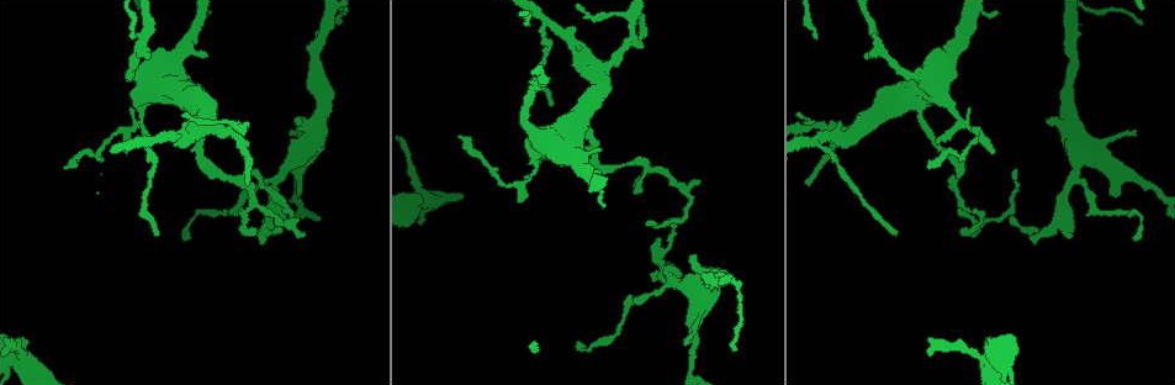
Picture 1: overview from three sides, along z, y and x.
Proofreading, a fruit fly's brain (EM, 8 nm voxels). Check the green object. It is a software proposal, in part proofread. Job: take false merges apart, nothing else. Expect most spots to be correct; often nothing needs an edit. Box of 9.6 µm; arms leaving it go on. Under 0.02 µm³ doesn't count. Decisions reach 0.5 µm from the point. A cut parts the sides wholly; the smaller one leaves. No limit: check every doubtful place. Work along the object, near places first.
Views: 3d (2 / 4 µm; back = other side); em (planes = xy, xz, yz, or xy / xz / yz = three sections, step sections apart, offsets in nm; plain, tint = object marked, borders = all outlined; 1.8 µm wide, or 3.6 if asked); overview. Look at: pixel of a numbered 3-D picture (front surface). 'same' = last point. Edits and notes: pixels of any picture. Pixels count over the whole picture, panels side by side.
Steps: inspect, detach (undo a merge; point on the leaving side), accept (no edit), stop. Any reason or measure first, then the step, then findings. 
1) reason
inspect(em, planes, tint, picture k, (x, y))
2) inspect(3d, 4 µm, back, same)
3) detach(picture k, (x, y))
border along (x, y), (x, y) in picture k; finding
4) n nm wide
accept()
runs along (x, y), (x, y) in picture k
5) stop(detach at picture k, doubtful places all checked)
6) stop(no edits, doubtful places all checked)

inspect(3d, 4 µm, picture 1, (416, 198))

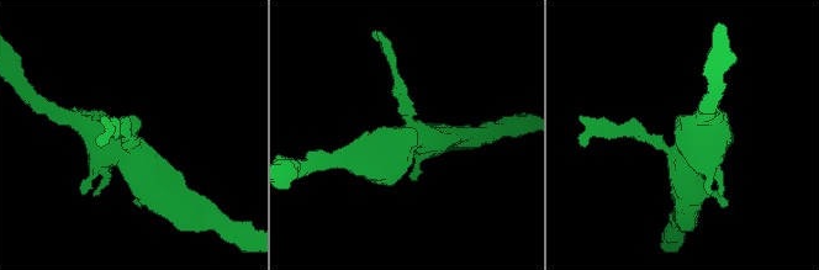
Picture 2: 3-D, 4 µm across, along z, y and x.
inspect(em, 3.6 µm, planes, tint, picture 2, (687, 148))

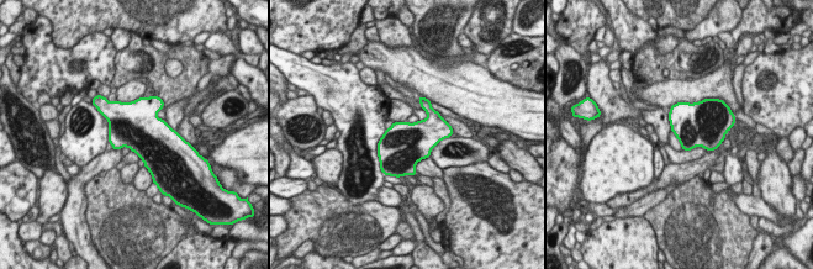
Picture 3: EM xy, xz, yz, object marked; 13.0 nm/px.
accept()
all the same neuron

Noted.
three-way junction
inspect(em, xz, step 8, tint, picture 1, (148, 143))

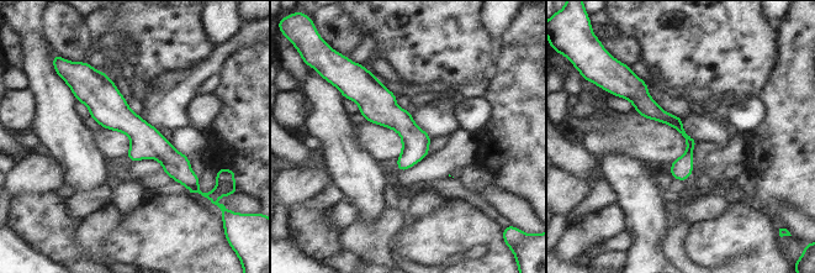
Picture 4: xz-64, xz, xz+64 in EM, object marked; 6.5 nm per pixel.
inspect(em, planes, tint, same)

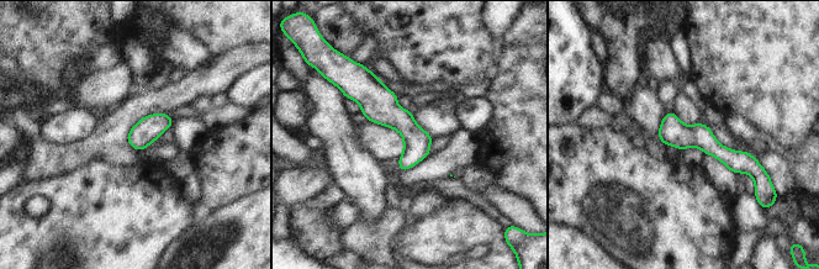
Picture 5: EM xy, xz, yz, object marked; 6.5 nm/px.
accept()
one neuron here

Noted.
four arms meet
inspect(3d, 4 µm, picture 1, (921, 105))

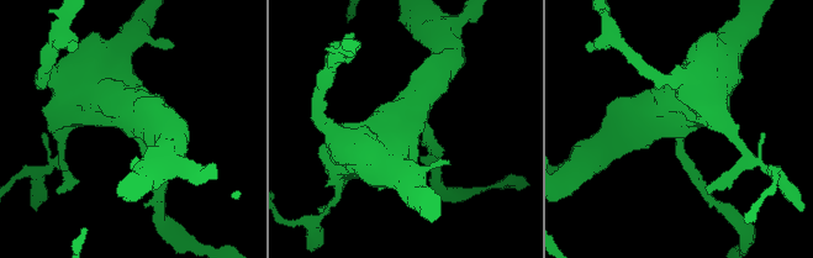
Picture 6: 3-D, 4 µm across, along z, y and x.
4 arms; shape alone is not enough
inspect(em, 3.6 µm, planes, tint, picture 6, (132, 129))

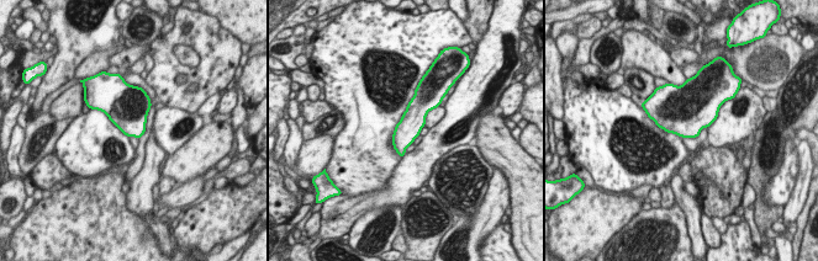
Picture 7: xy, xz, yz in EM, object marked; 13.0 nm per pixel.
accept()
one neuron here

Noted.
thick turns thin
inspect(em, yz, step 16, tint, picture 1, (133, 126))

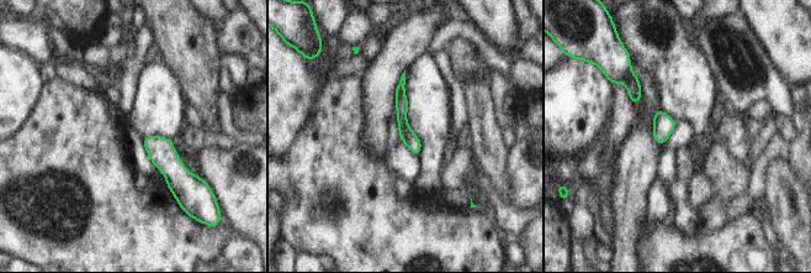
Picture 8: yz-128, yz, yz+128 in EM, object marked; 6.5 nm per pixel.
another direction
inspect(em, xz, step 8, tint, same)

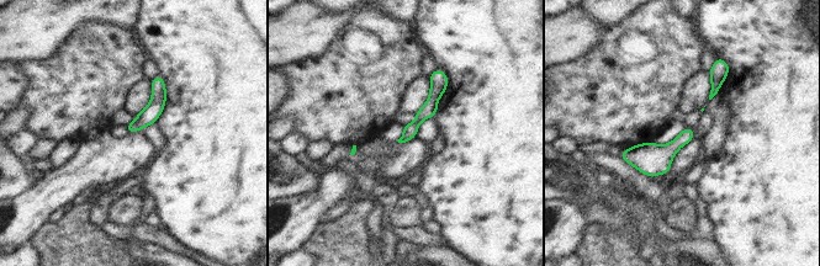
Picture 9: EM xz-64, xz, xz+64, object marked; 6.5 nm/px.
accept()
one neuron here

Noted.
abrupt turn
inspect(em, planes, tint, picture 1, (278, 183))

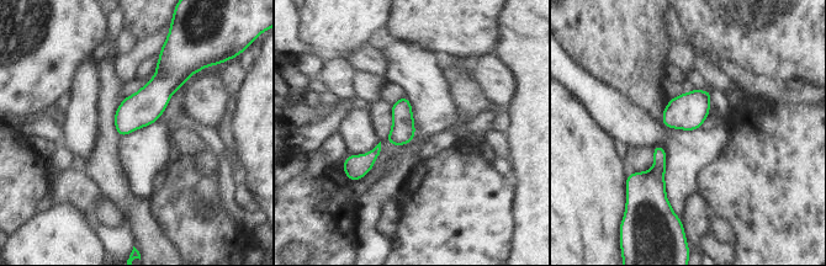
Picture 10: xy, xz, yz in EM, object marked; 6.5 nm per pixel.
150 nm wide
accept()
continuous, no second neuron

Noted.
stop(no edits, doubtful places all checked)

